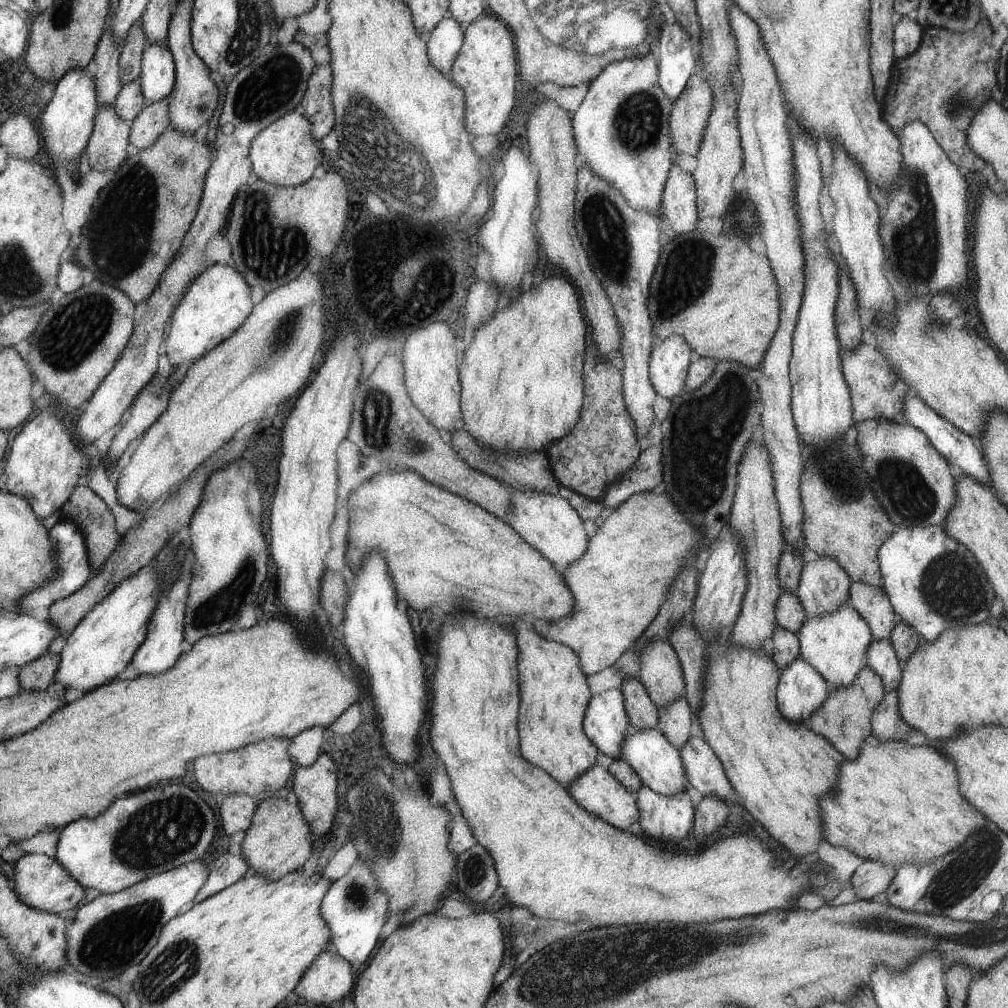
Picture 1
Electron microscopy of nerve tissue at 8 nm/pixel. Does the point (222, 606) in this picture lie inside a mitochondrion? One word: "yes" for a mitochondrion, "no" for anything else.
yes

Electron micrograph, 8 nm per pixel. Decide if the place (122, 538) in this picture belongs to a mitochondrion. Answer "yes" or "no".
no

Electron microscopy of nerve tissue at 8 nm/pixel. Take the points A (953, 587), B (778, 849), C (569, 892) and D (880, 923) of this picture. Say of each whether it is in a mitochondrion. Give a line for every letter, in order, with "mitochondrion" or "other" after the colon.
A: mitochondrion
B: other
C: other
D: mitochondrion

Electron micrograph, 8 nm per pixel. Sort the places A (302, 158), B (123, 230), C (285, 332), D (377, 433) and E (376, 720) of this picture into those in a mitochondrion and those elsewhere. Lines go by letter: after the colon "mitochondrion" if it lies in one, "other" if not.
A: other
B: mitochondrion
C: mitochondrion
D: mitochondrion
E: other

